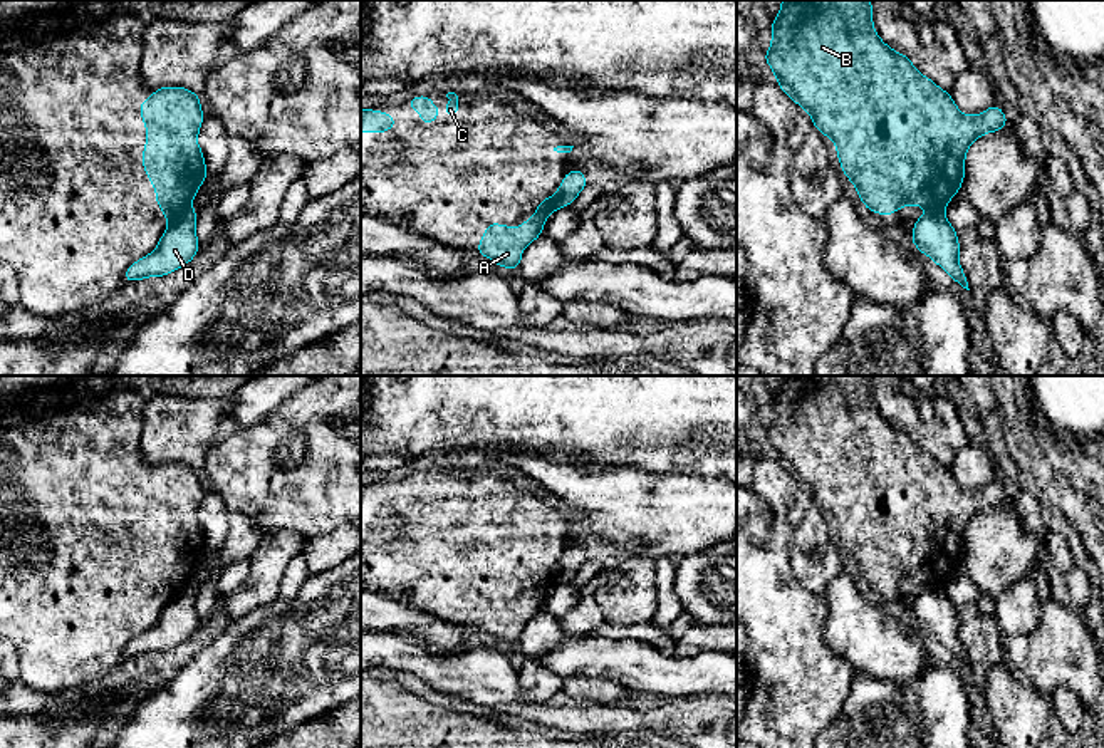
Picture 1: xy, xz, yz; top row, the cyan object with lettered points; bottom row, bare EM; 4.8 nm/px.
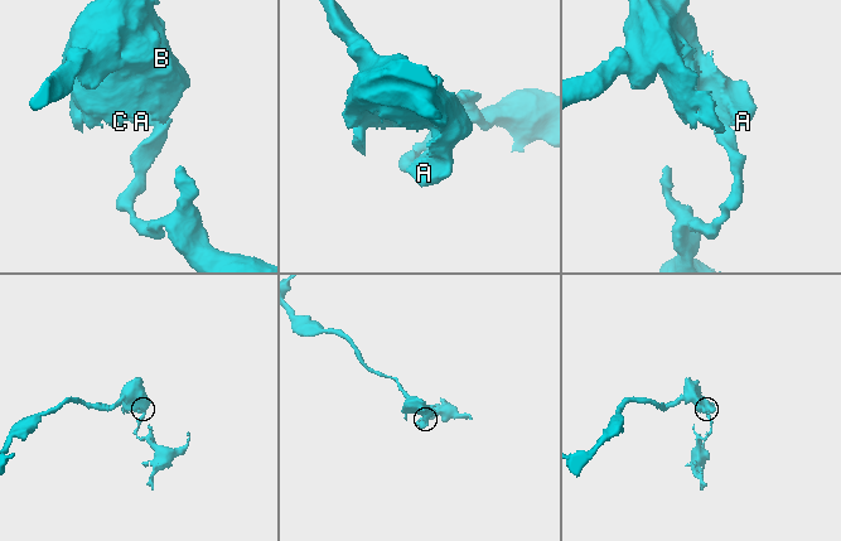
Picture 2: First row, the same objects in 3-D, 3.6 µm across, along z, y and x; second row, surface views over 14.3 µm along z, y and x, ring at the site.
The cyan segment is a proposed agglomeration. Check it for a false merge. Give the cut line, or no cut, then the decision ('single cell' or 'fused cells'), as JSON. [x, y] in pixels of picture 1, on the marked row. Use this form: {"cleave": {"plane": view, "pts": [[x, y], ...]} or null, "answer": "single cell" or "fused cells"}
{"cleave": {"plane": "xy", "pts": [[188, 208], [171, 223]]}, "answer": "fused cells"}

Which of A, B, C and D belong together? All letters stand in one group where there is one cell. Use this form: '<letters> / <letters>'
A B C / D

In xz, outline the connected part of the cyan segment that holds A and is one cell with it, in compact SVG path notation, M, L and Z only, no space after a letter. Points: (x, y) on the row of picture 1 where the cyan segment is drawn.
M557 193L539 201L539 210L522 226L500 226L492 221L485 236L478 242L478 255L490 257L498 267L520 268L520 250L542 235L544 223L559 208Z

